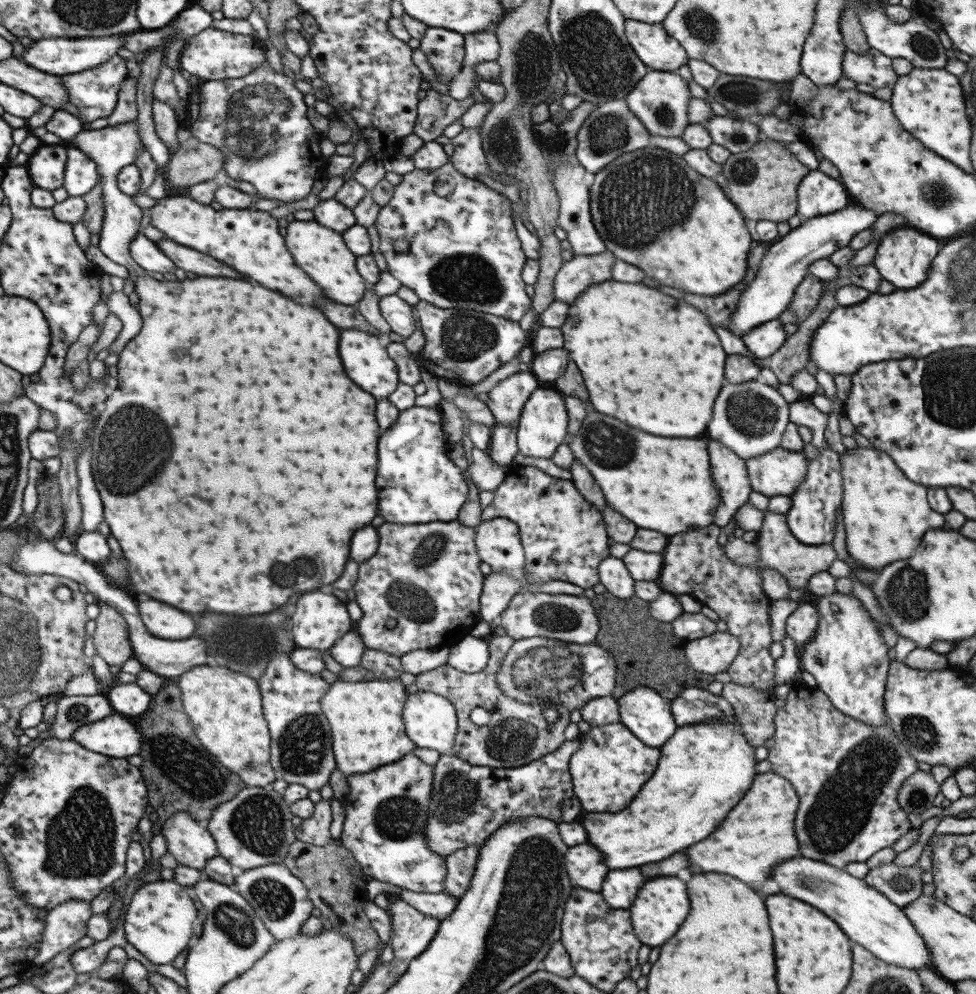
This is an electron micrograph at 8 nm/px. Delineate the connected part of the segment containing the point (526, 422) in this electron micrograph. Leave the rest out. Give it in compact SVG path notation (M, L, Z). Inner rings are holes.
M552 386L538 387L526 401L517 428L517 447L524 456L552 458L556 449L566 442L569 414L562 394Z

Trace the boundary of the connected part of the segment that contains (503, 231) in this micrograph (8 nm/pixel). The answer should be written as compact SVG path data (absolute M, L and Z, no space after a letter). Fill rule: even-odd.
M451 161L437 170L416 169L409 174L402 175L402 181L395 186L393 197L388 201L385 207L381 207L379 210L379 215L375 222L381 239L379 249L381 250L382 256L386 259L388 272L392 274L392 276L395 276L402 285L406 285L408 288L414 290L422 301L442 309L464 308L519 322L522 316L524 316L524 312L530 310L531 299L524 289L526 283L522 281L522 277L520 276L527 256L518 239L514 224L515 219L511 214L513 214L511 202L504 195L488 187L478 179L468 178L460 174L460 172L452 166ZM396 240L406 240L408 243L408 250L403 253L394 250L394 242L396 242Z

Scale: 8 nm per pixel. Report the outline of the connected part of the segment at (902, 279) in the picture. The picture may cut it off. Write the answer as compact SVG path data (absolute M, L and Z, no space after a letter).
M904 226L904 230L898 228L886 234L880 240L876 260L873 260L873 262L880 274L888 282L894 282L896 288L914 288L914 286L920 286L926 280L926 272L932 264L930 260L938 254L938 250L940 250L940 246L938 246L936 238L930 238L929 235L921 231Z

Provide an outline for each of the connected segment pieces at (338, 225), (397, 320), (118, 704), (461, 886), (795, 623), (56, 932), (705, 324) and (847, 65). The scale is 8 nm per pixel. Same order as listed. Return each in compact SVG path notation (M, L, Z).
M335 198L324 199L313 208L314 220L331 228L340 234L346 232L348 228L356 225L353 209L344 206Z
M396 294L383 296L379 302L379 309L391 330L405 340L416 330L412 306Z
M136 683L117 684L108 692L107 699L113 711L136 720L147 713L151 706L151 694L142 690Z
M471 844L446 857L446 880L443 891L460 898L470 886L475 871L480 845Z
M800 604L786 620L785 632L798 645L806 646L814 638L818 626L817 609L808 604Z
M67 900L48 911L42 946L34 957L34 965L42 966L87 935L87 924L93 915L90 903Z
M607 280L587 287L569 304L568 318L561 328L566 340L564 350L578 364L590 402L598 412L658 436L696 438L704 434L702 430L712 418L712 406L724 382L726 360L720 340L704 312L644 284Z
M846 48L842 61L842 74L857 84L871 84L874 88L891 87L898 80L892 58L869 48L863 55Z

